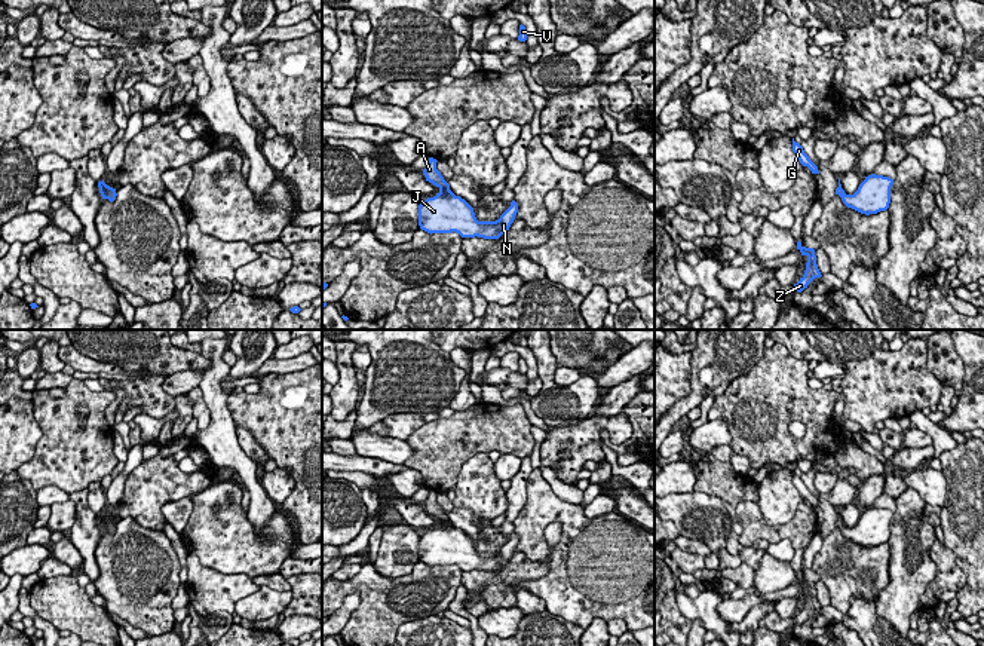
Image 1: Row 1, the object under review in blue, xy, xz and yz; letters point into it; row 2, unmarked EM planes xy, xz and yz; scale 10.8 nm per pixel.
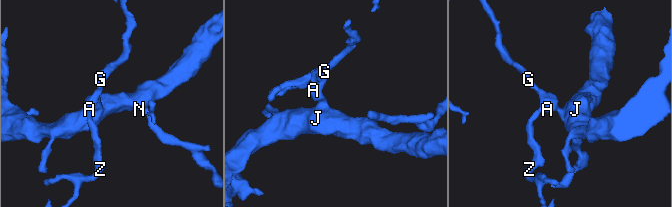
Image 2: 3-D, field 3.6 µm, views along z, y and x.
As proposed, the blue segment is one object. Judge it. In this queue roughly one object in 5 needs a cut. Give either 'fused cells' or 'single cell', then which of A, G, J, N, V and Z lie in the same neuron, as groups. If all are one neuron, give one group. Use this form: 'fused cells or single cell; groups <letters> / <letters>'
single cell; groups A G J N V Z

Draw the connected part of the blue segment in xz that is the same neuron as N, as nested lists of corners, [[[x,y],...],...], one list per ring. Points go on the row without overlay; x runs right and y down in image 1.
[[[429,490],[427,499],[423,502],[426,514],[436,518],[439,524],[419,538],[420,561],[430,567],[456,564],[462,570],[499,572],[505,567],[515,552],[518,536],[512,533],[496,554],[478,554],[473,541],[450,523],[450,517],[436,502],[436,495]]]

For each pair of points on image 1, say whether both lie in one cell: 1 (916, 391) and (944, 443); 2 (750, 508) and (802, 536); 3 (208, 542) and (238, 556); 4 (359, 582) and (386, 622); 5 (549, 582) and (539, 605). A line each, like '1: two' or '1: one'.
1: two
2: one
3: one
4: one
5: two

